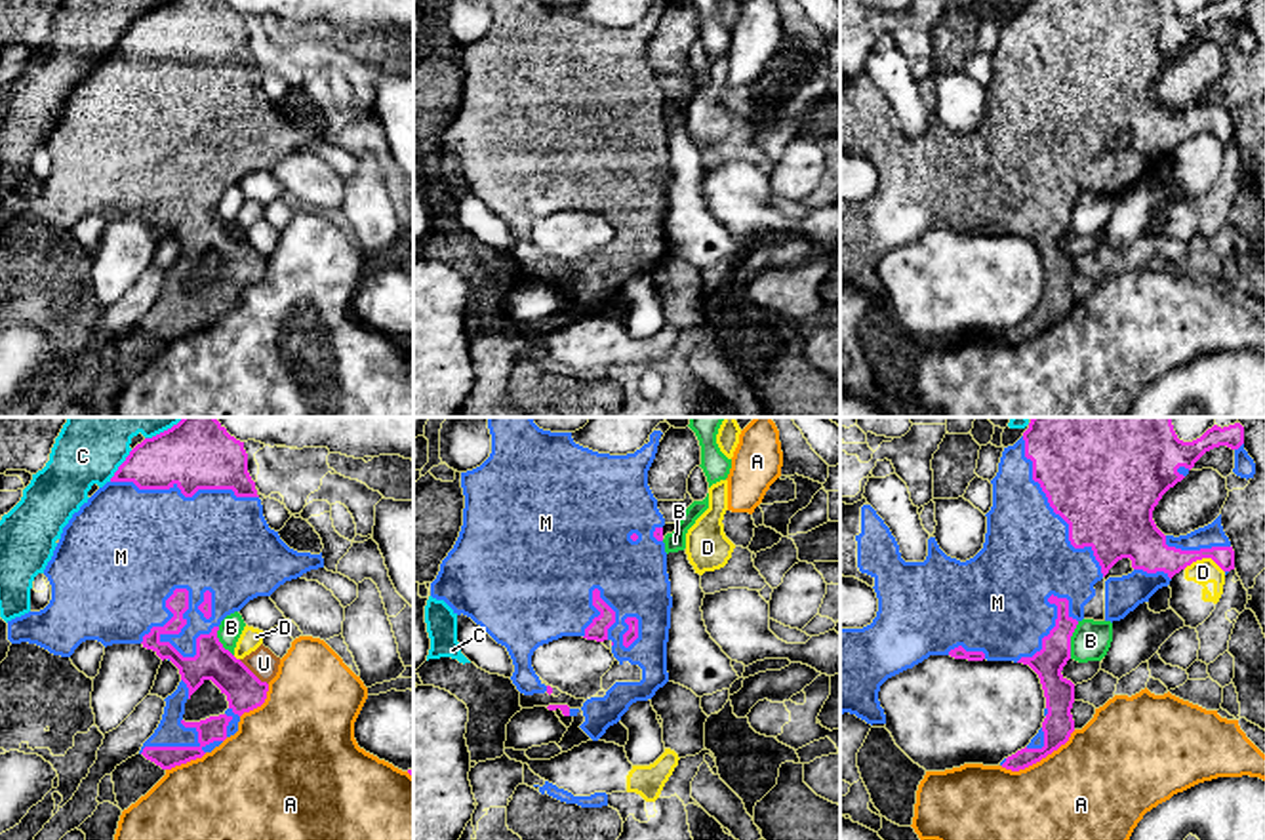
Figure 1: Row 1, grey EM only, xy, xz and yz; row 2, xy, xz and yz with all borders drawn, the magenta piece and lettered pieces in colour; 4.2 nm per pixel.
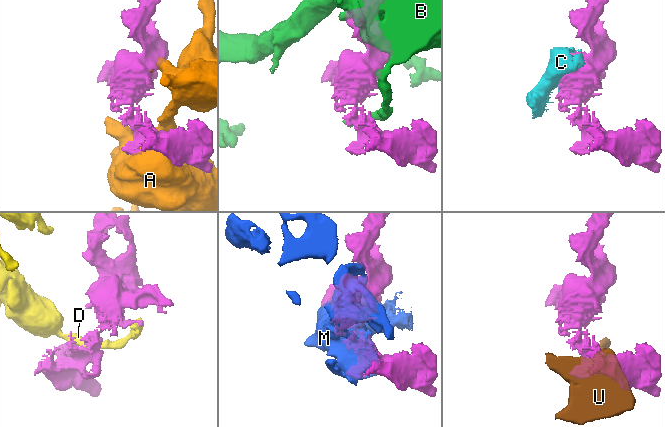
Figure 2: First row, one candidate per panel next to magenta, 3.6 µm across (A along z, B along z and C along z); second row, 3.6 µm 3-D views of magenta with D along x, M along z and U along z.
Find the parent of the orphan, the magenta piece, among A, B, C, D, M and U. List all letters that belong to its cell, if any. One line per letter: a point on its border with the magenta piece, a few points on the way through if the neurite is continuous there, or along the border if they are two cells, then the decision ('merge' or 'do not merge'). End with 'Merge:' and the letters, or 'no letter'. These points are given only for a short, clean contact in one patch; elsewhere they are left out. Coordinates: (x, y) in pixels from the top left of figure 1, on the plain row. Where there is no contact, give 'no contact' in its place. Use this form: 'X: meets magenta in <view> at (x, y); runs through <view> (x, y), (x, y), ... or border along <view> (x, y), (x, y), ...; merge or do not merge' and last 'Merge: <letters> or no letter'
A: meets magenta in yz at (1039, 334); do not merge
B: meets magenta in yz at (1069, 214); do not merge
C: meets magenta in xy at (120, 39); do not merge
D: meets magenta in yz at (1204, 130); do not merge
M: meets magenta in xy at (185, 193); merge
U: meets magenta in xy at (252, 246); do not merge
Merge: M

